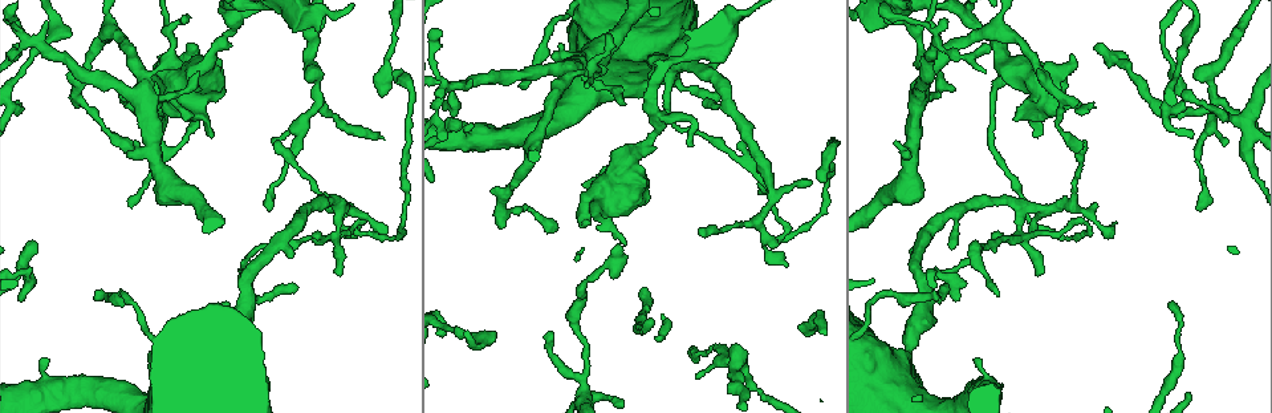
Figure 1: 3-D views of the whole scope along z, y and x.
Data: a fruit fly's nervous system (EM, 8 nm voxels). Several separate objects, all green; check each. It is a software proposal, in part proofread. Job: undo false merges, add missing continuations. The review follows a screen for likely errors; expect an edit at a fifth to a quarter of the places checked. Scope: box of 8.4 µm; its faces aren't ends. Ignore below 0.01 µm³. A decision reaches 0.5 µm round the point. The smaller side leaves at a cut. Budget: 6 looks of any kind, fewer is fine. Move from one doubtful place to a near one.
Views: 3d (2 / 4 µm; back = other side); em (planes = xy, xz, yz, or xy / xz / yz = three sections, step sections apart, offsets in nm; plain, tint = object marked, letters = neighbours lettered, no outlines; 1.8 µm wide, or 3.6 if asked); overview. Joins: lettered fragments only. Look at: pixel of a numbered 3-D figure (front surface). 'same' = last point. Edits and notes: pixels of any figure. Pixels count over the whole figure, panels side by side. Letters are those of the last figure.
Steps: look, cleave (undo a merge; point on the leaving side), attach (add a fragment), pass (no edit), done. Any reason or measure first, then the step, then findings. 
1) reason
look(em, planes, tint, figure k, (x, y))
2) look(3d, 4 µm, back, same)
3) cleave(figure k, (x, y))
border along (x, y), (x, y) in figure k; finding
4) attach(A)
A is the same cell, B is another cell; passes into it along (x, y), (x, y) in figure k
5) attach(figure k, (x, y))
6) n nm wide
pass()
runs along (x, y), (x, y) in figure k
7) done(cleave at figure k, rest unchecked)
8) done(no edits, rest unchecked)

thin end
look(3d, 2 µm, figure 1, (268, 209))

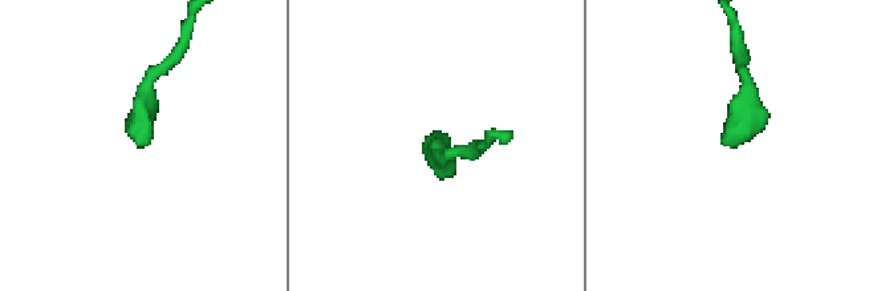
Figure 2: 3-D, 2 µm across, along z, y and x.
need the tissue
look(em, planes, letters, figure 2, (436, 133))

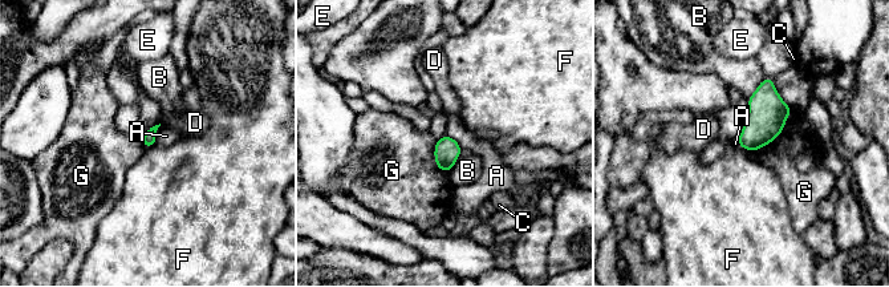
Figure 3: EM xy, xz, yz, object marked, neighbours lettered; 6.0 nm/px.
80 nm wide
pass()
A, B, C, D, E, F and G are other cells; no lettered fragment goes on from it

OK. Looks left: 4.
end of a long branch
look(3d, 2 µm, figure 1, (552, 231))

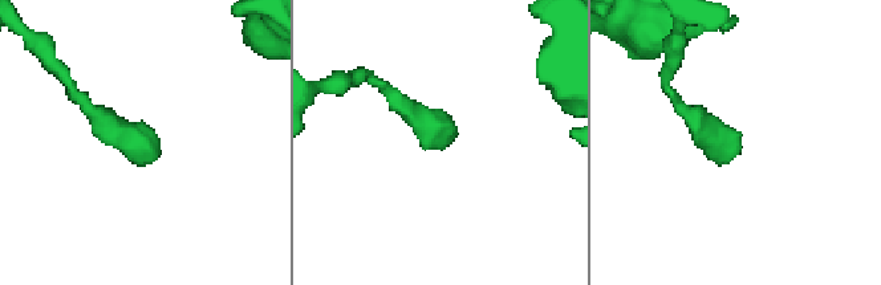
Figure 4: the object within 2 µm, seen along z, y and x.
shape alone is not enough
look(em, planes, letters, figure 4, (438, 143))

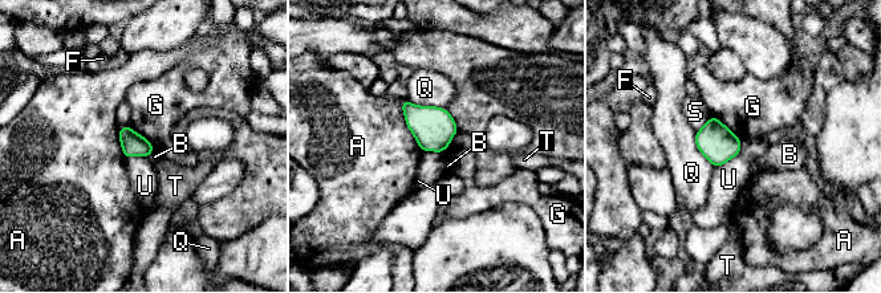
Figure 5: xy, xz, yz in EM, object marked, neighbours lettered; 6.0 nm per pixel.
pass()
A, B, F, G, Q, S, T and U are other cells; border along (742, 141), (741, 150), (715, 167) in figure 5; no lettered fragment goes on from it

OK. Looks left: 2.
abrupt turn
look(em, planes, letters, figure 1, (920, 95))

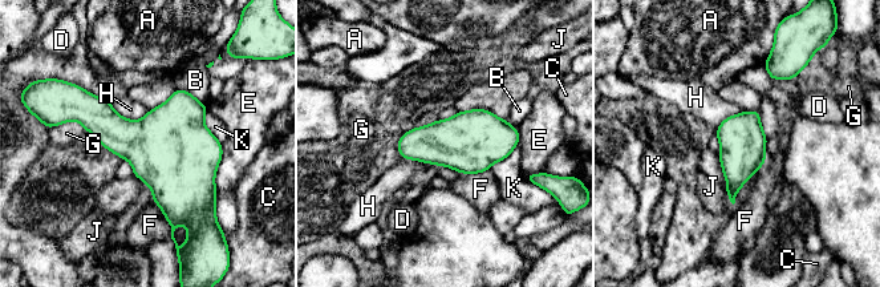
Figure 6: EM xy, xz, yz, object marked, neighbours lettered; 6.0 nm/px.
E touches over 380 nm
pass()
A, B, C, D, E, F, G, H, J and K are other cells; border along (110, 102), (133, 120), (149, 110) in figure 6; one cell here

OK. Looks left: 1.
done(no edits, rest unchecked)

